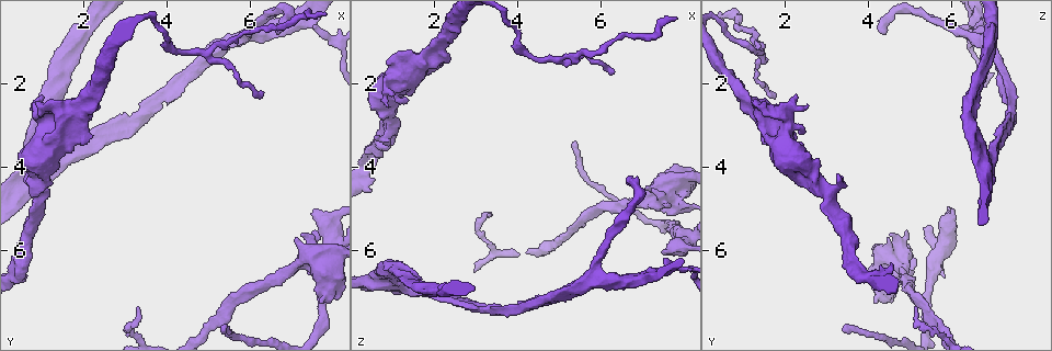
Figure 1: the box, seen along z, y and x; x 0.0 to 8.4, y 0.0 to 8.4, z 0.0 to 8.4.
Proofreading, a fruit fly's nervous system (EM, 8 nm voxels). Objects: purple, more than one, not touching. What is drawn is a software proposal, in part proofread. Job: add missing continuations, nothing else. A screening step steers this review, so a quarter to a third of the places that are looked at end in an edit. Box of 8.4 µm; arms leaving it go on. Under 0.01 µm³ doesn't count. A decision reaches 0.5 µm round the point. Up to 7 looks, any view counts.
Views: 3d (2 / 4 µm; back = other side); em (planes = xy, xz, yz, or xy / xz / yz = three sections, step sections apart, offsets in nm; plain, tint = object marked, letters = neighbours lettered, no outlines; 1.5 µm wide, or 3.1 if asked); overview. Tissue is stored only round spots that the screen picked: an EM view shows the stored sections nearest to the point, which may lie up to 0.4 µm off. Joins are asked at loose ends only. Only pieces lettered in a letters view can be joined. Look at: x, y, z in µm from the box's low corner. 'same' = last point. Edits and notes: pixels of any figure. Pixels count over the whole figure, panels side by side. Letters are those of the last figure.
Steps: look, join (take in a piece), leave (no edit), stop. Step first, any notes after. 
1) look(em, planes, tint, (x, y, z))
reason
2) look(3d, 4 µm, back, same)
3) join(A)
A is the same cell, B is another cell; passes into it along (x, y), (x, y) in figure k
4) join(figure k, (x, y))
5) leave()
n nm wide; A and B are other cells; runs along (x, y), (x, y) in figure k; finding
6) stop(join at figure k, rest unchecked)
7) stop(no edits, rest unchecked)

look(3d, 2 µm, (7.55, 5.00, 5.95))
thick end

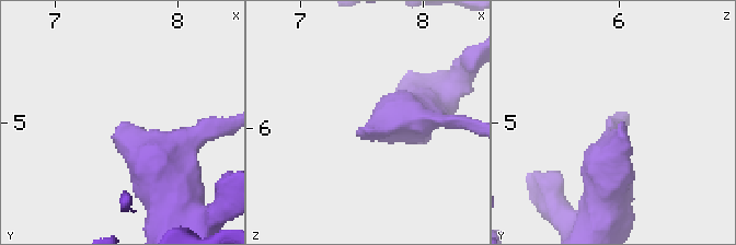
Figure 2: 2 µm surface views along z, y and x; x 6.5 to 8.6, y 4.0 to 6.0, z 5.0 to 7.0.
look(em, yz, step 8, tint, (7.58, 5.02, 5.98))

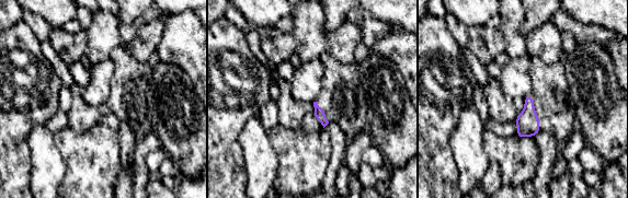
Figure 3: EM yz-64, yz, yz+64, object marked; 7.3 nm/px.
look(em, xz, step 4, letters, same)

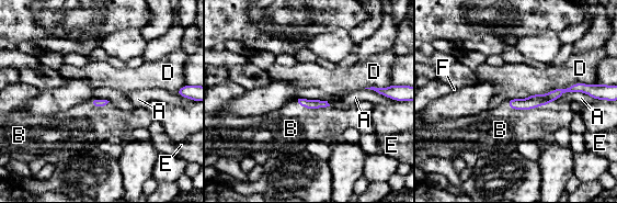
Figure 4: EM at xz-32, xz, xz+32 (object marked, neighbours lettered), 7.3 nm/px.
join(figure 4, (500, 130))
B is the same cell, A, D, E and F are other cells; passes into it along (534, 101), (525, 109), (500, 130) in figure 4; it goes on there

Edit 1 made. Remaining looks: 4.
look(overview)
redraw

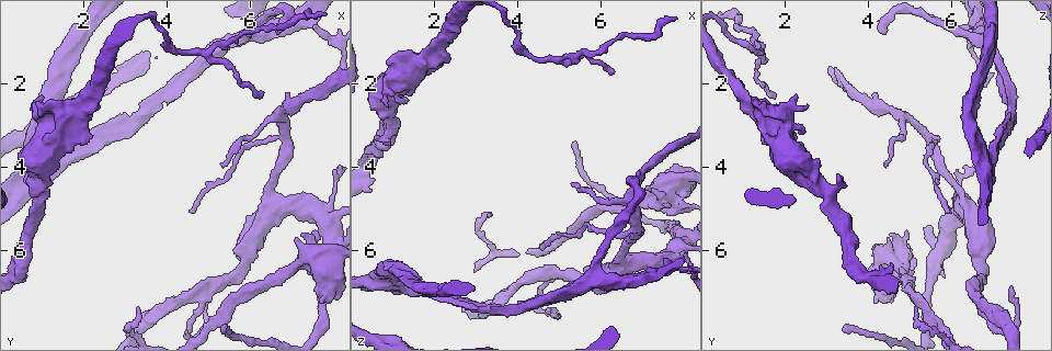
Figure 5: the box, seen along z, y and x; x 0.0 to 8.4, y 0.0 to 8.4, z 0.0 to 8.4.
look(3d, 4 µm, (6.55, 0.80, 4.35))
an open end

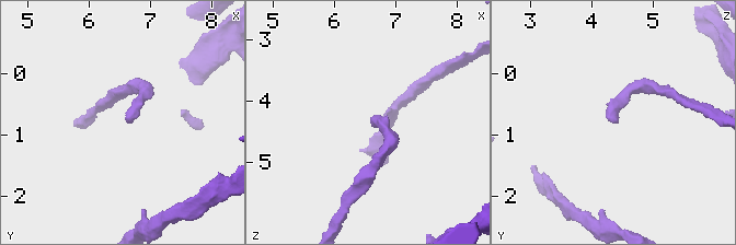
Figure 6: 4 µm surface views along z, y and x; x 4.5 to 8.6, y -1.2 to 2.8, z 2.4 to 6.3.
look(em, planes, letters, (6.60, 0.80, 4.35))
need the tissue

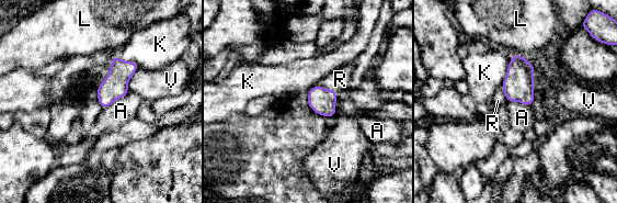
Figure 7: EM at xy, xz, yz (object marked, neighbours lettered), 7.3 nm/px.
join(figure 7, (340, 79))
R is the same cell, A, K, L and V are other cells; passes into it along (322, 101), (327, 89), (340, 79) in figure 7; the cell continues

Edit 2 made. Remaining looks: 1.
stop(join at figure 4, join at figure 7, rest unchecked)

